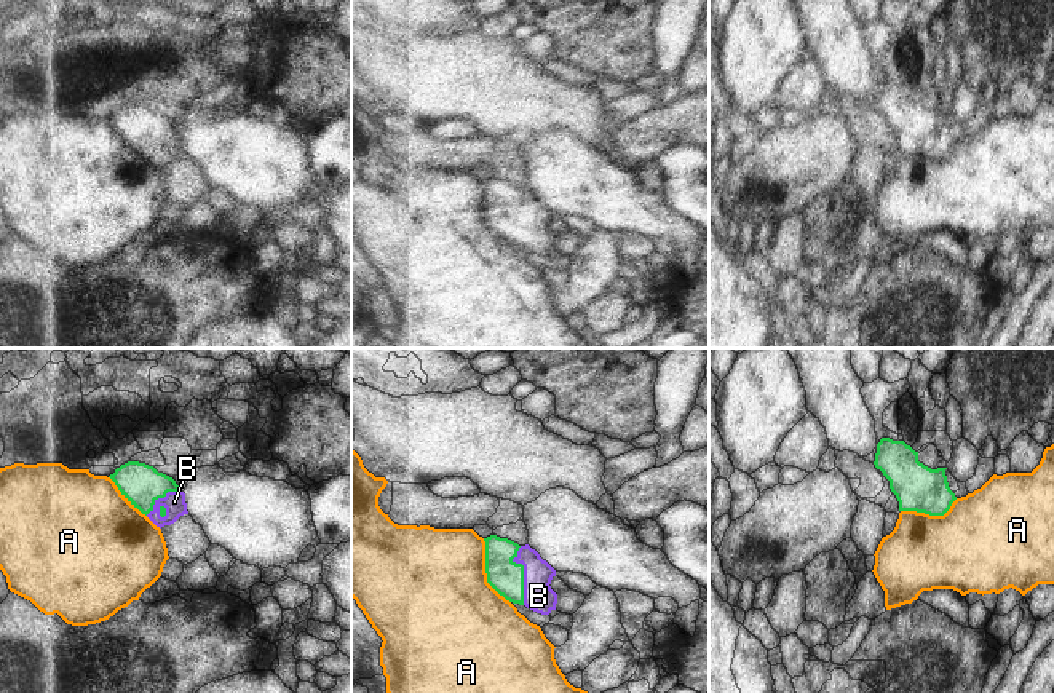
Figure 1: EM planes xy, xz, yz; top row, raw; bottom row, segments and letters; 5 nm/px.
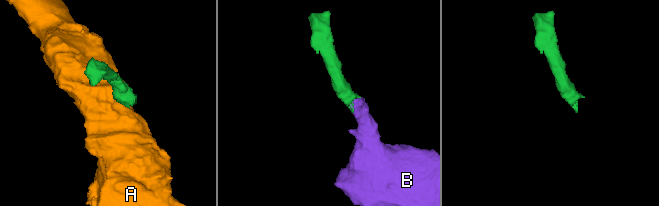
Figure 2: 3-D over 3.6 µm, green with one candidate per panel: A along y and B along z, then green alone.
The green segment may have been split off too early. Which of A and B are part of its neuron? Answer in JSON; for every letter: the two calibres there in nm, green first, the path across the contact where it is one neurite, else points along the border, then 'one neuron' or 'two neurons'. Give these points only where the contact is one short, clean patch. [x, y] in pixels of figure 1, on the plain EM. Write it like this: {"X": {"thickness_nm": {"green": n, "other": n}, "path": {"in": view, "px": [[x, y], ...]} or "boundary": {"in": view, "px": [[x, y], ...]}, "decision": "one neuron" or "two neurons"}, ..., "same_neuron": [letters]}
{"A": {"thickness_nm": {"green": 170, "other": 500}, "decision": "two neurons"}, "B": {"thickness_nm": {"green": 170, "other": 150}, "path": {"in": "xz", "px": [[507, 219], [510, 216], [523, 216], [538, 238]]}, "decision": "one neuron"}, "same_neuron": ["B"]}

